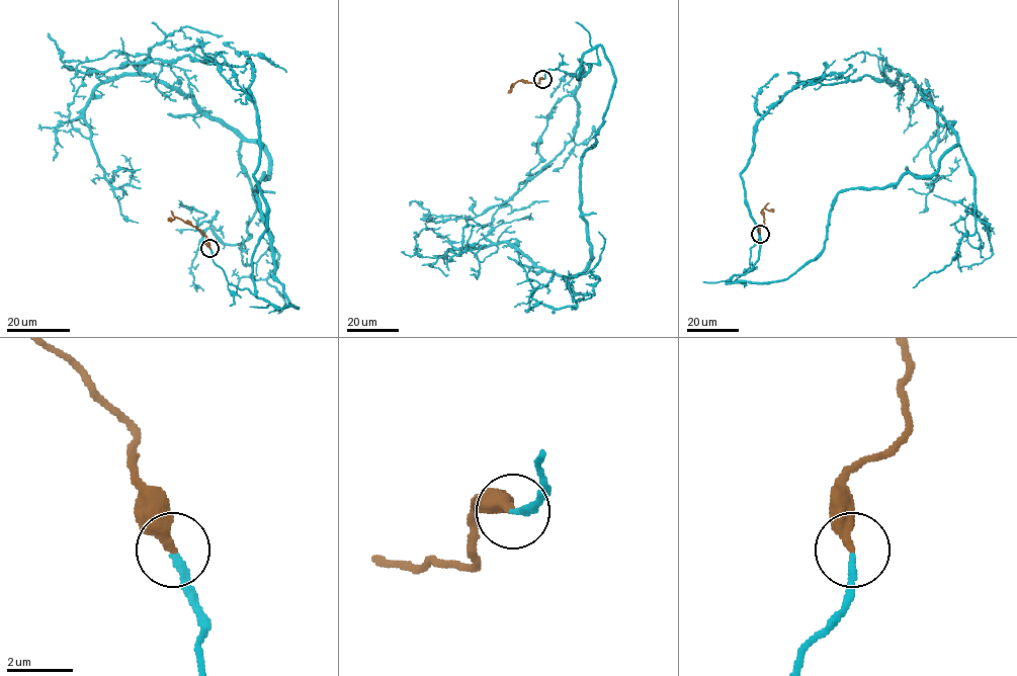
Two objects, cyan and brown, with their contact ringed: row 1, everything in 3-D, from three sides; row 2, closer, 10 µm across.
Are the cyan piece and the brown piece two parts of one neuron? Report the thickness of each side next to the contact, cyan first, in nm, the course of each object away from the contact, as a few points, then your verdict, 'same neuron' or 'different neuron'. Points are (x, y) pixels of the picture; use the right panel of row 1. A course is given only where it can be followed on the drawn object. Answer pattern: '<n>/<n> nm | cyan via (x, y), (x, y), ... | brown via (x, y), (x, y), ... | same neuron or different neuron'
200/360 nm | cyan via (760, 234), (727, 282), (813, 259), (838, 193), (932, 175), (957, 137), (926, 92), (932, 184), (955, 157) | brown via (760, 234), (764, 224), (761, 210), (774, 212) | same neuron

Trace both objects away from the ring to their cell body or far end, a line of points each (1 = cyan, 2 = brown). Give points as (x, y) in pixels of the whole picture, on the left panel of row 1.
1: (209, 248), (230, 283), (298, 308), (255, 192), (268, 154), (117, 75), (84, 121), (116, 188), (121, 155)
2: (209, 248), (198, 229), (175, 218), (168, 221)

